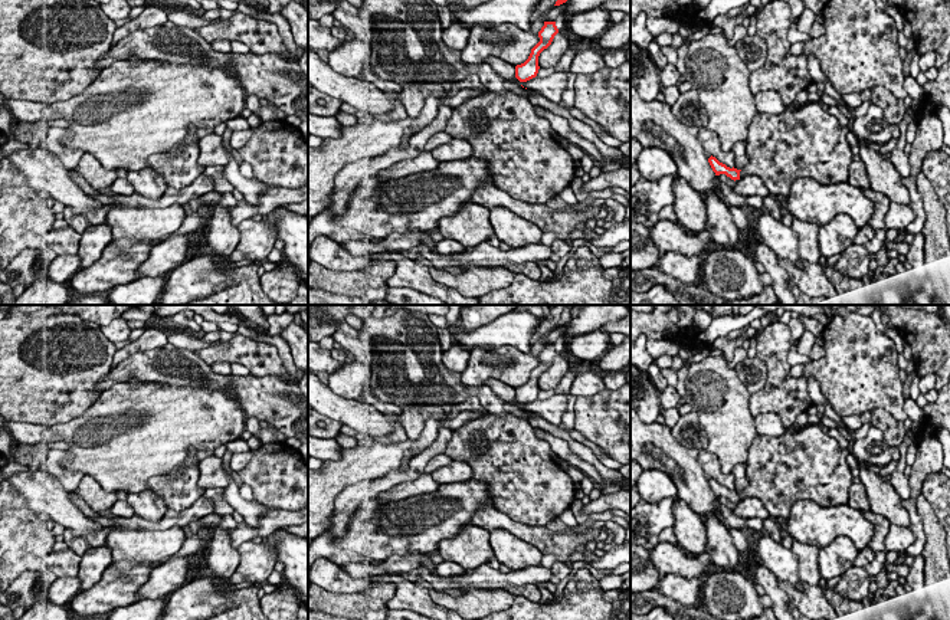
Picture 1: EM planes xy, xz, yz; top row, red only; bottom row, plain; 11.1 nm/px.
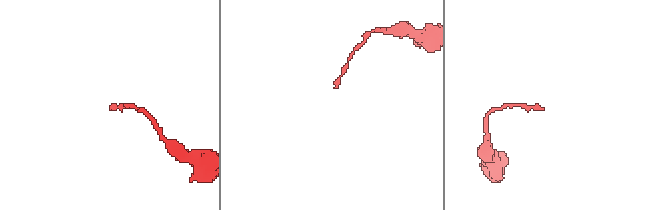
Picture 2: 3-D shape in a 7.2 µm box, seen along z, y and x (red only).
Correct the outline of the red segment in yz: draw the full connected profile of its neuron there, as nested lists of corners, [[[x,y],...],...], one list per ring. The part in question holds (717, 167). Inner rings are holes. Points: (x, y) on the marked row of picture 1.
[[[808,102],[796,109],[786,108],[782,114],[757,112],[748,127],[748,163],[741,170],[730,168],[712,155],[708,163],[715,175],[725,174],[734,181],[746,175],[759,175],[770,196],[789,197],[797,178],[813,178],[820,184],[848,183],[854,154],[846,134],[848,129],[828,114],[820,102]]]

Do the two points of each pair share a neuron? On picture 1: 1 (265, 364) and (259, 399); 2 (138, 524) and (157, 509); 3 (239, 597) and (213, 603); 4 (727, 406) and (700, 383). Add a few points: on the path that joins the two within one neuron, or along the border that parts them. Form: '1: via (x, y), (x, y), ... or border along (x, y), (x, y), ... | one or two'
1: border along (251, 373), (256, 376), (278, 376), (292, 383) | two
2: border along (167, 508), (157, 520), (144, 520), (134, 512) | two
3: border along (228, 591), (226, 596), (235, 604) | two
4: via (720, 399), (707, 386) | one

